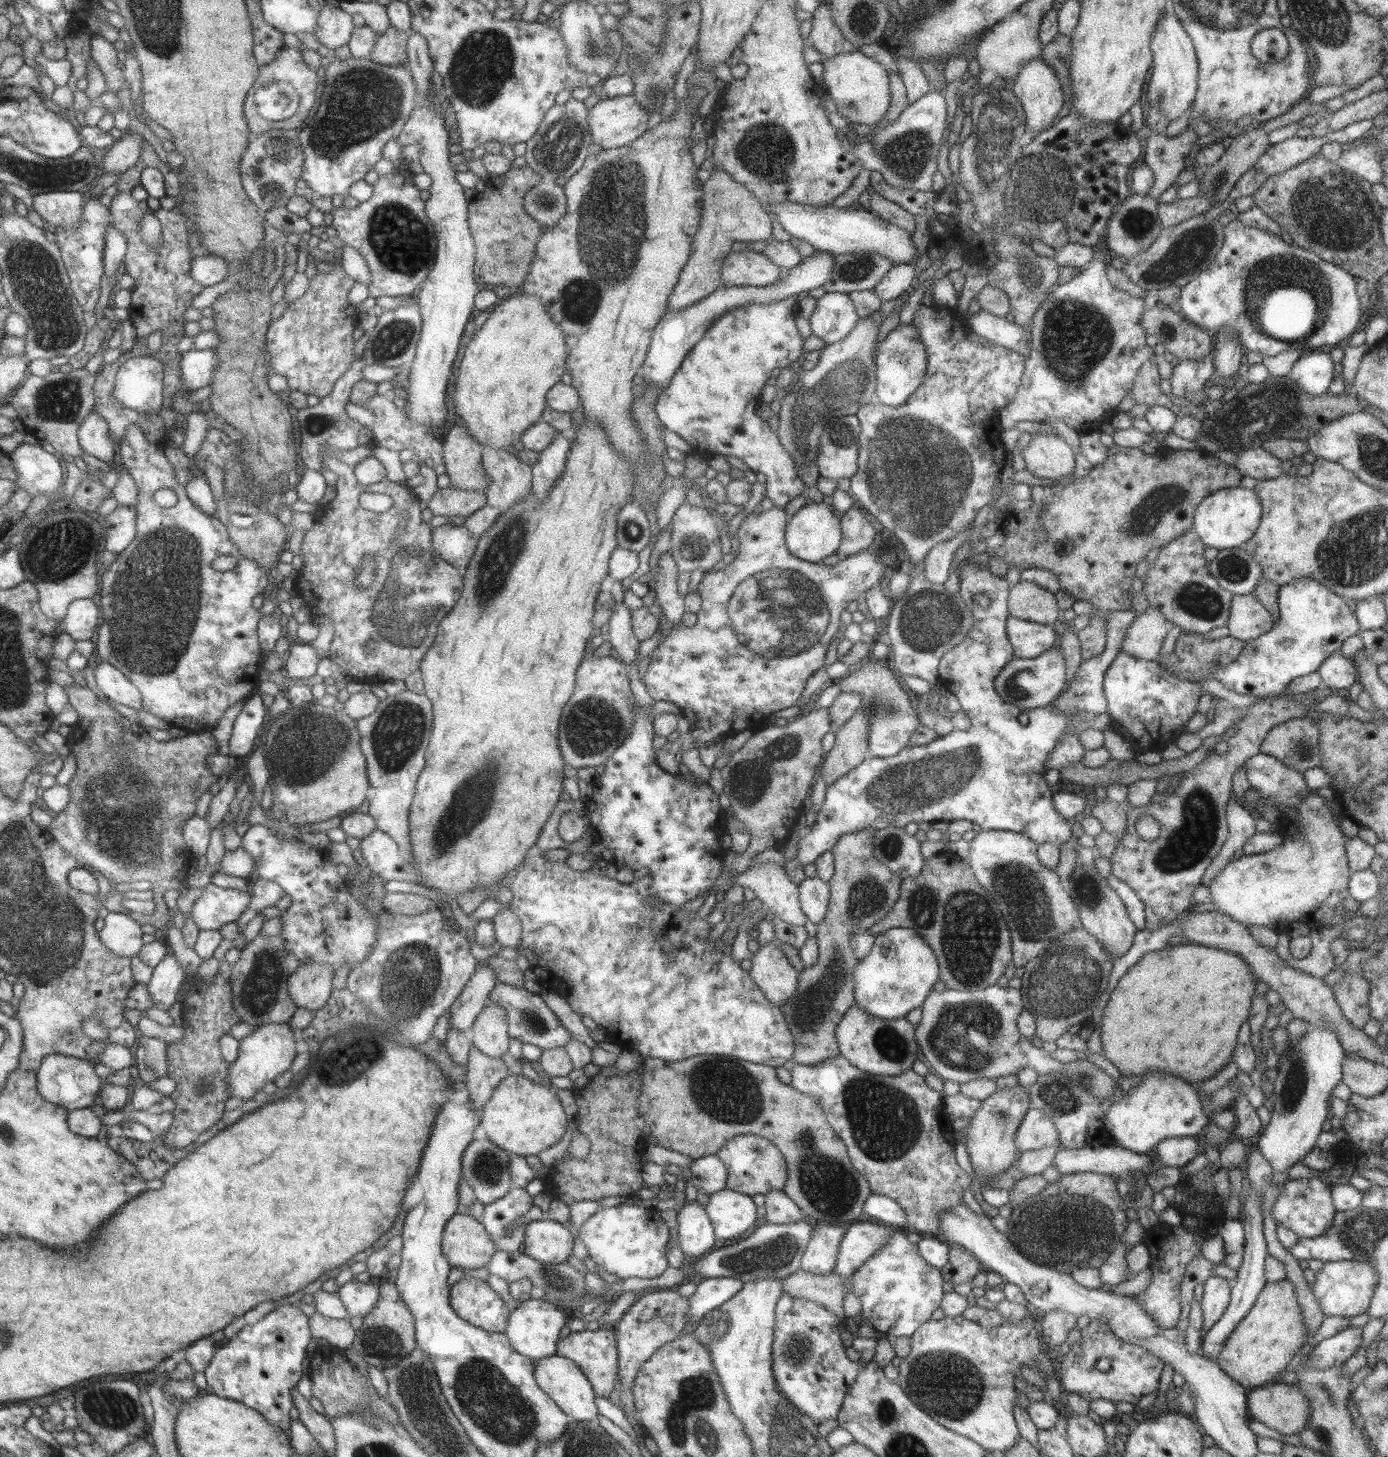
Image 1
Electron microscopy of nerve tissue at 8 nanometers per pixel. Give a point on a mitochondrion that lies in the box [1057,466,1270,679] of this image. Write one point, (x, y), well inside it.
(1168, 499)

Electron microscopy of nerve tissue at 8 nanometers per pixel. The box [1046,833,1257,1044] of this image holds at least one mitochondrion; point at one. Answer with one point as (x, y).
(1083, 895)

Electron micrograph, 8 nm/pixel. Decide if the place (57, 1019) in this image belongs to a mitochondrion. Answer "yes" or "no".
no

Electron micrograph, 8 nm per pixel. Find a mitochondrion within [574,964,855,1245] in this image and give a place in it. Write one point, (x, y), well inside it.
(743, 1104)

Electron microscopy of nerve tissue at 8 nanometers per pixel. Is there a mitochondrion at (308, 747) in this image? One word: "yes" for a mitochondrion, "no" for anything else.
yes

